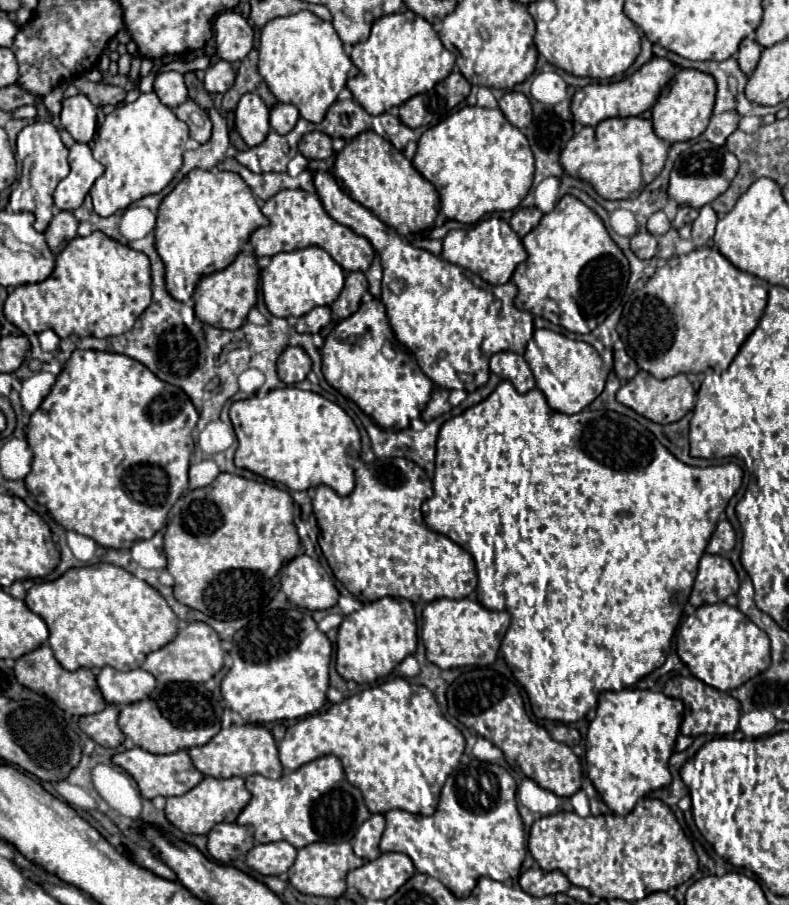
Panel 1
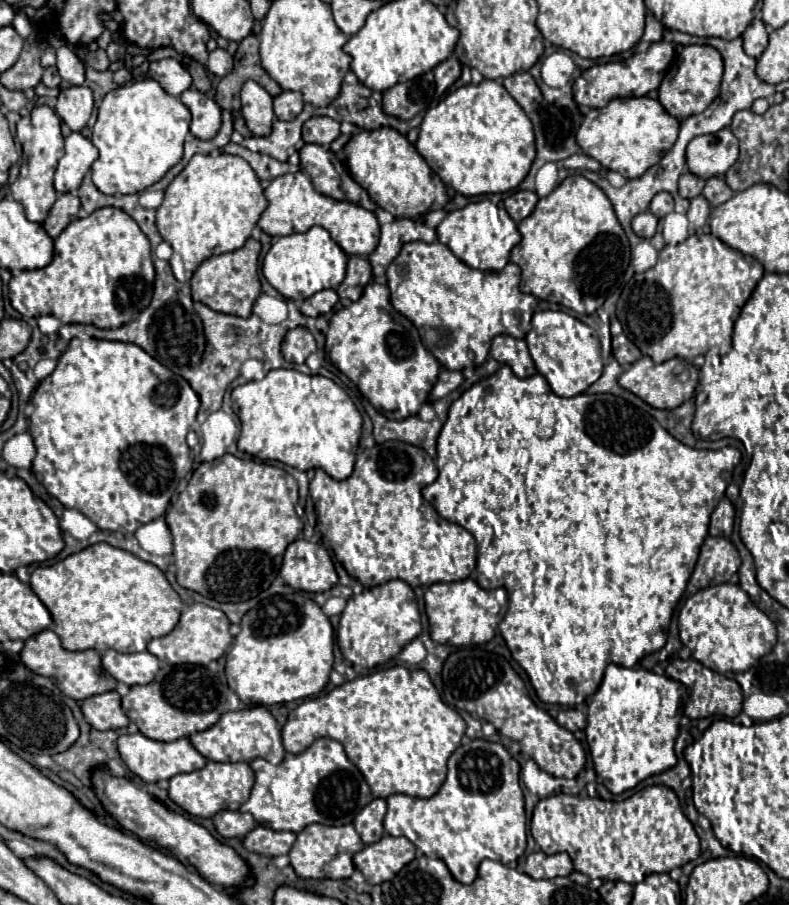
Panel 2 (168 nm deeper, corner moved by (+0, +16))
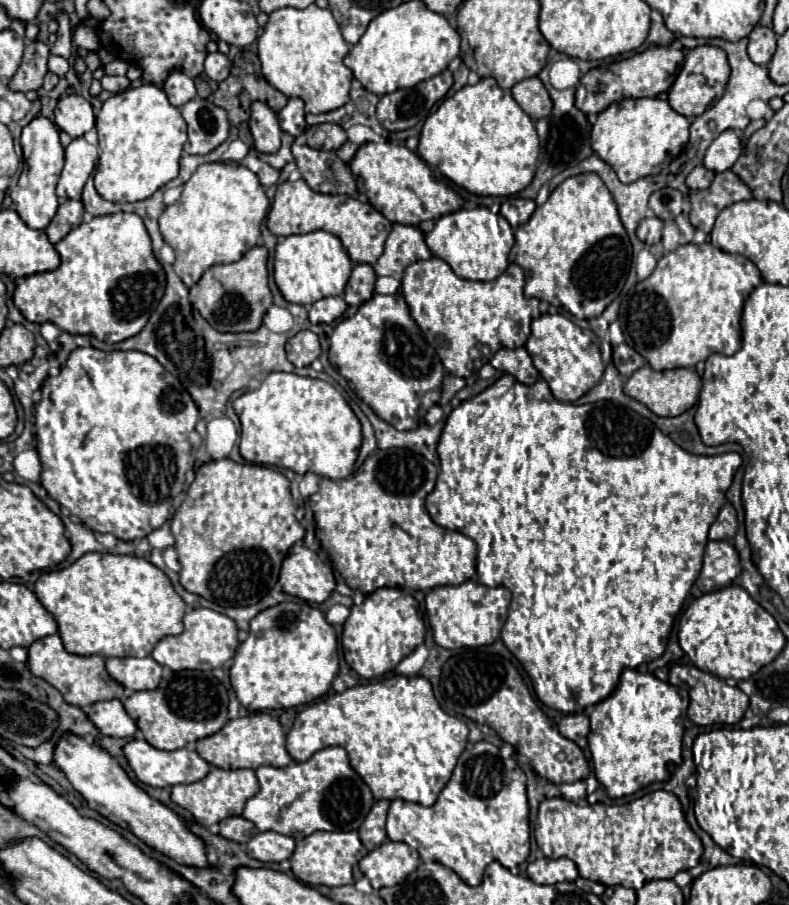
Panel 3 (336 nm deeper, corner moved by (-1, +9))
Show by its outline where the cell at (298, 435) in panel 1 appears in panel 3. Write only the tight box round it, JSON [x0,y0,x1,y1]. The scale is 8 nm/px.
[234,373,362,479]

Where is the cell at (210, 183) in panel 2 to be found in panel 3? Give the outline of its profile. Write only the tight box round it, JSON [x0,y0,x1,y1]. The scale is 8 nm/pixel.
[160,163,270,285]

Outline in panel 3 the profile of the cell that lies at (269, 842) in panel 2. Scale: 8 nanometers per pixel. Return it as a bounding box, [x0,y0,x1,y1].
[246,831,294,863]

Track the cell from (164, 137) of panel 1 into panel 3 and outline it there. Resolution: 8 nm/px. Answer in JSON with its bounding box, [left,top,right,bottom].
[94,83,186,203]

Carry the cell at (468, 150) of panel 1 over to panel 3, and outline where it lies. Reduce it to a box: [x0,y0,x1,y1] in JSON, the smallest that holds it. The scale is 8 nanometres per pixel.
[418,77,538,195]

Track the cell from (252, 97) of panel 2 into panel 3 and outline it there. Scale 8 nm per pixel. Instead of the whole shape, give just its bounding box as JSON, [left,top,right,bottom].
[250,101,282,153]

